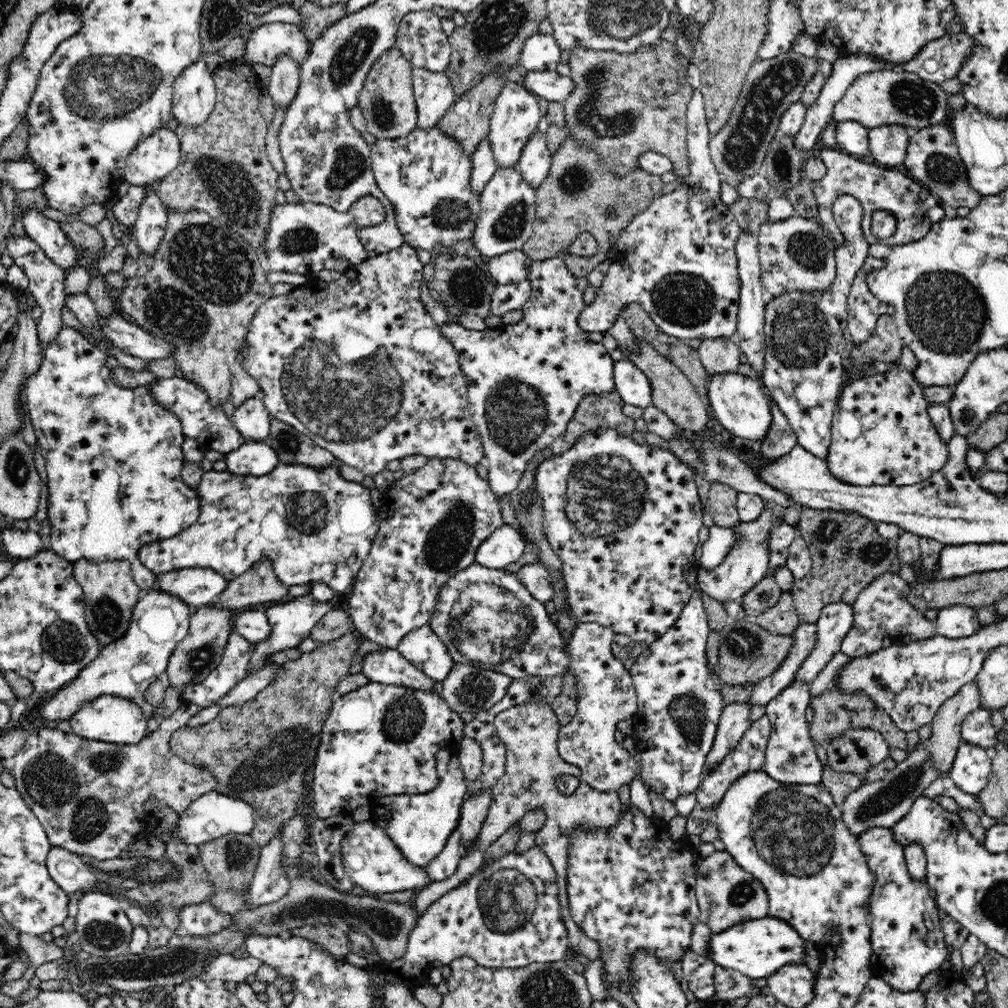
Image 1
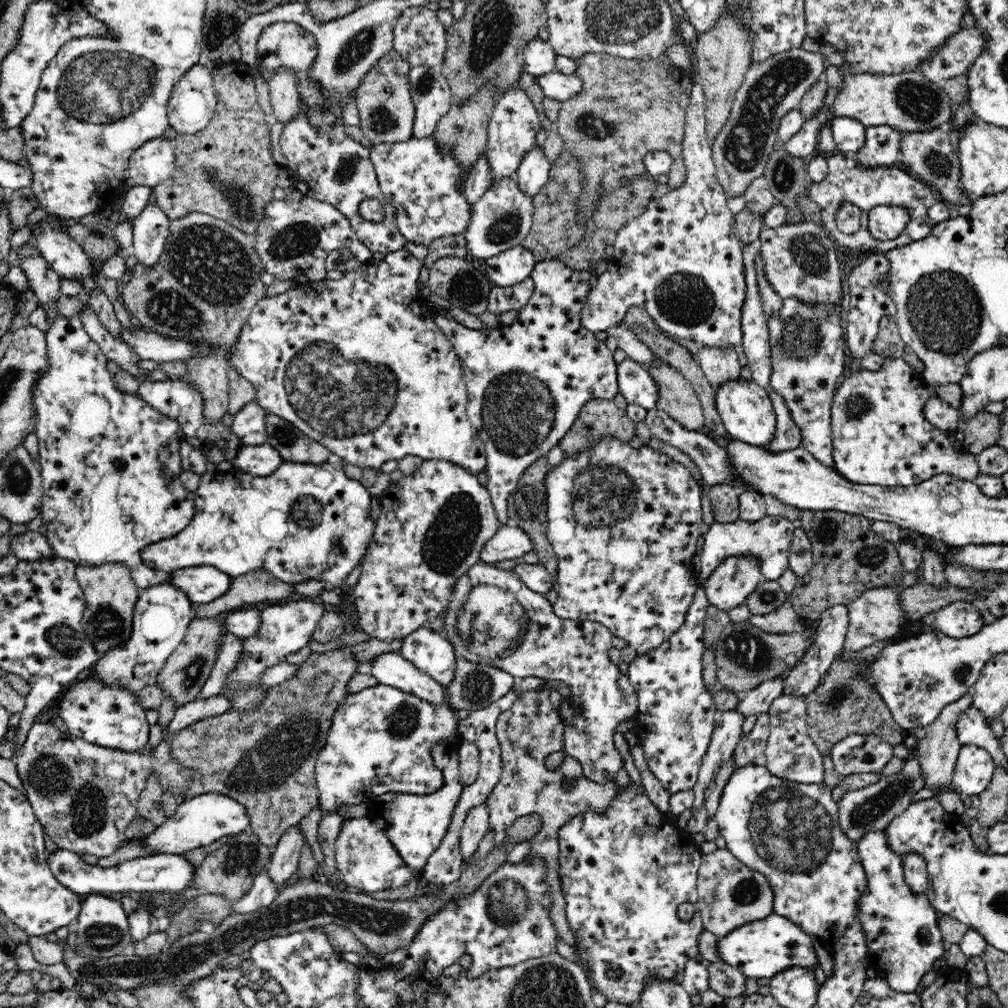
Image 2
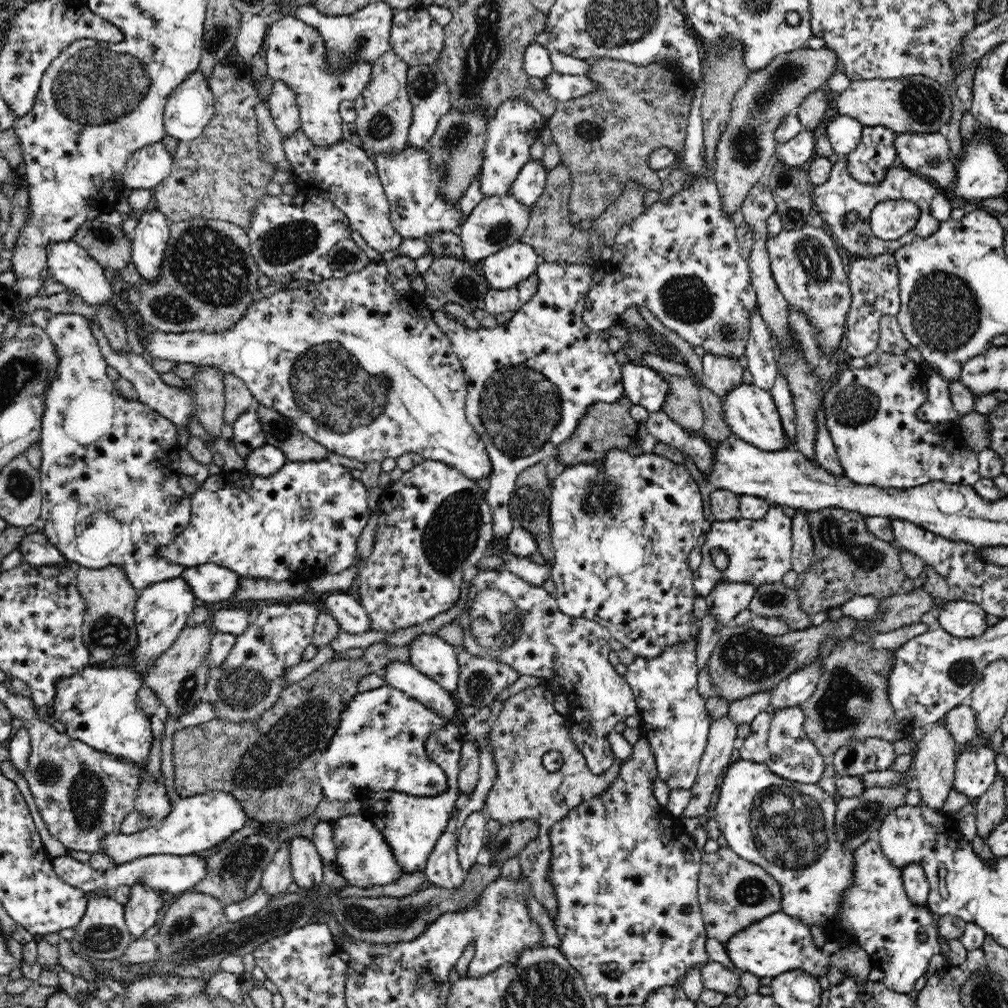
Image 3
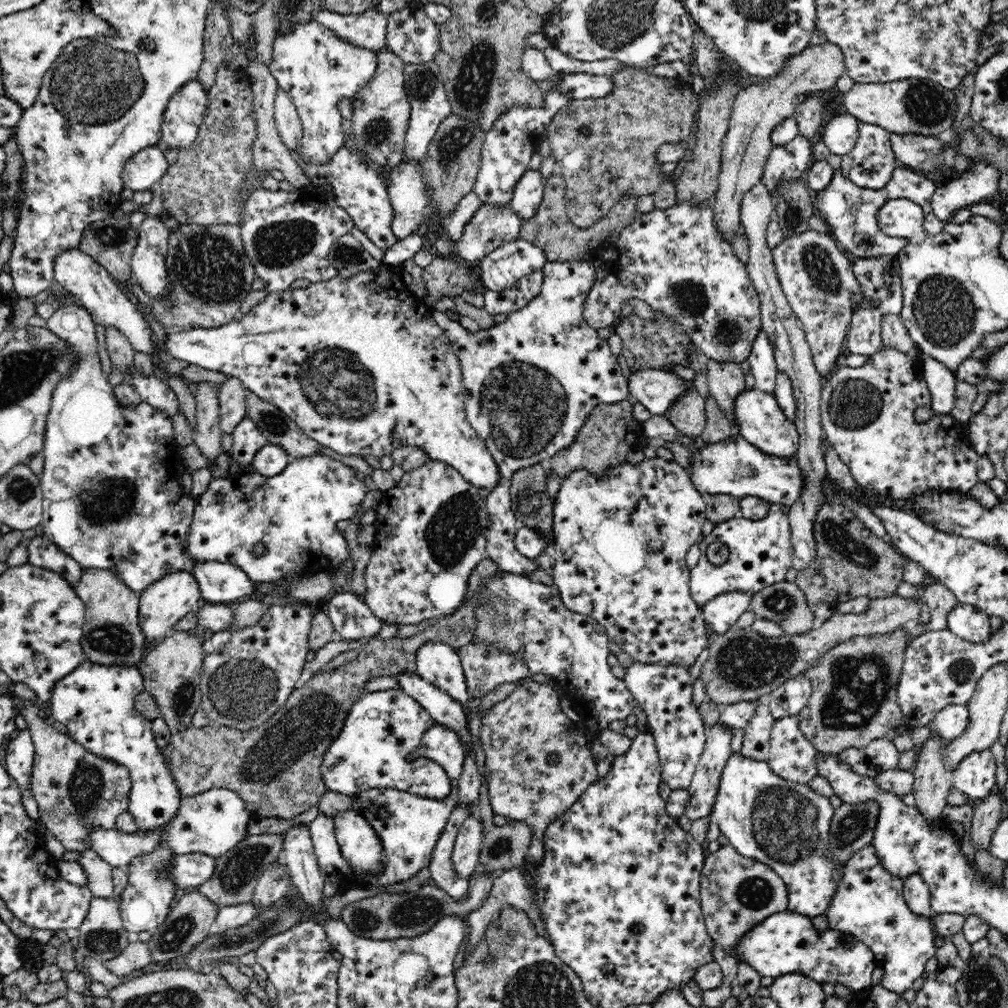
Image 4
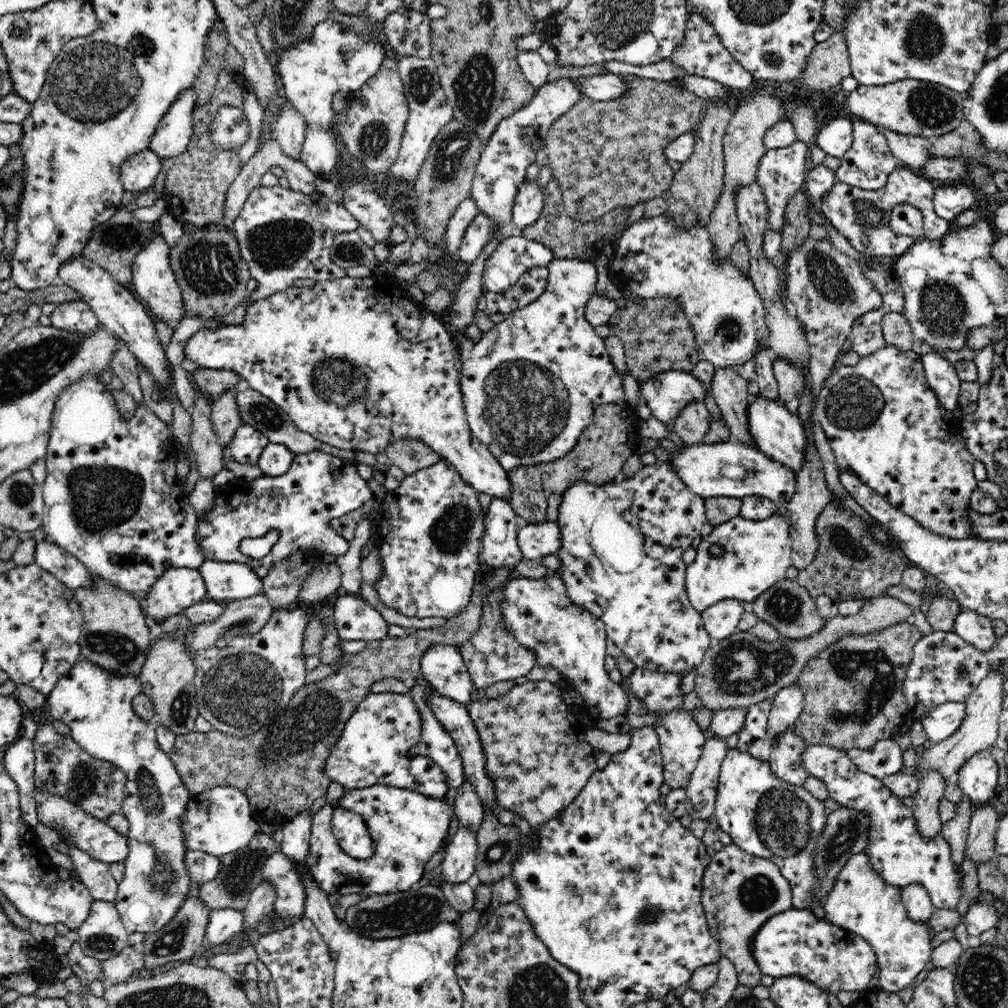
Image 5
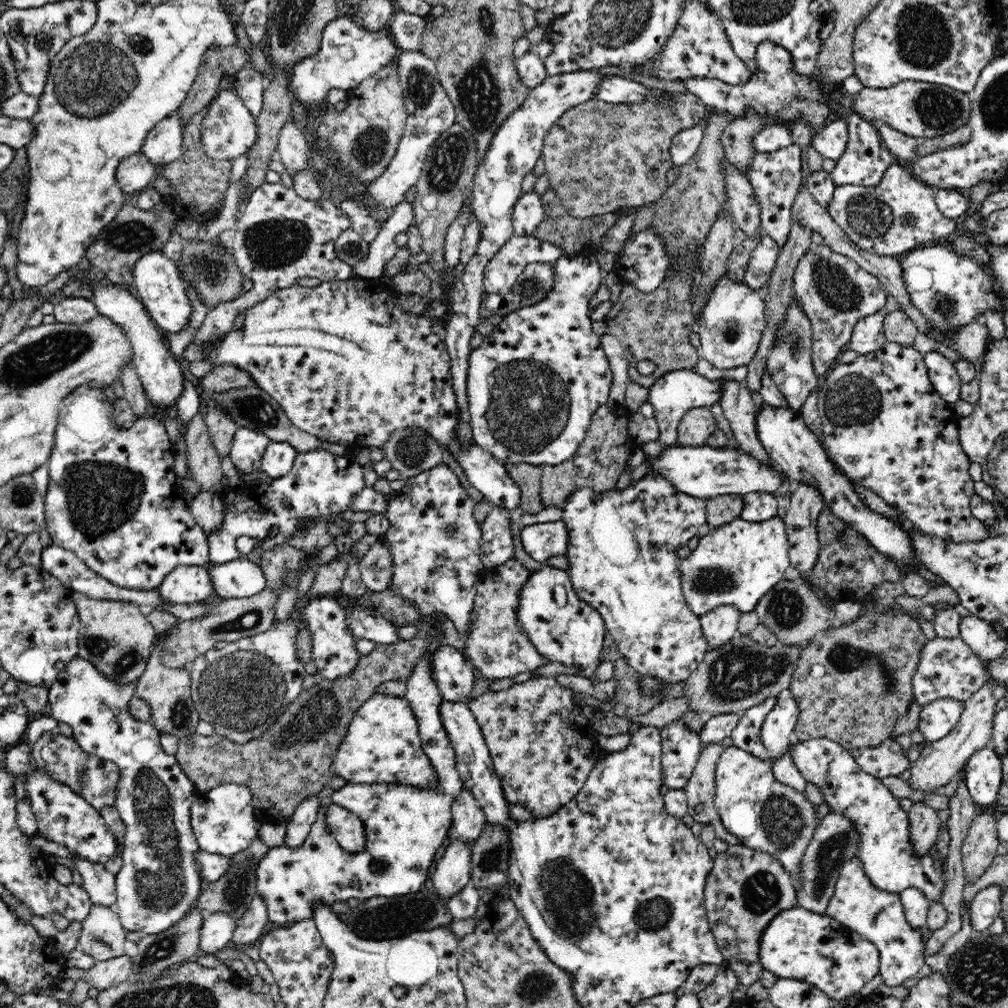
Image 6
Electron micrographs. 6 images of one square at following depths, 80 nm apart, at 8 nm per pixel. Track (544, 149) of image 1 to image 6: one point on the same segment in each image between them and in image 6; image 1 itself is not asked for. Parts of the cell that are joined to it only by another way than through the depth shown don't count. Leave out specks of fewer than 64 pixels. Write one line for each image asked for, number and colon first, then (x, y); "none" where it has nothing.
2: (533, 172)
3: (529, 184)
4: (528, 192)
5: (528, 205)
6: (528, 212)

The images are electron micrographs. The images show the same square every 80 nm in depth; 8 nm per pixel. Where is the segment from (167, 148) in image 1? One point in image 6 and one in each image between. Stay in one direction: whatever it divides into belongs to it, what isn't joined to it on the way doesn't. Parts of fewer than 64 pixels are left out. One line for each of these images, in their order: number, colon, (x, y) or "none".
2: (154, 161)
3: (148, 167)
4: (146, 168)
5: (138, 173)
6: (135, 173)

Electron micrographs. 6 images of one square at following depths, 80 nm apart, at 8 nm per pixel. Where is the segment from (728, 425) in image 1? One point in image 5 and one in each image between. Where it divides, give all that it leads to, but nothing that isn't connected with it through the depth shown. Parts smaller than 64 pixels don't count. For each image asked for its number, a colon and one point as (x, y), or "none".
2: (745, 408)
3: (750, 412)
4: (758, 418)
5: (772, 428)

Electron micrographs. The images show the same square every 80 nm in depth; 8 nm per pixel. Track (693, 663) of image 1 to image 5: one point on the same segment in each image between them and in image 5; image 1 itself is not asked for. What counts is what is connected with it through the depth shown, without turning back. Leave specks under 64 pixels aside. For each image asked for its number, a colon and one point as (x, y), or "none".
2: (675, 718)
3: (674, 718)
4: (664, 692)
5: (681, 740)

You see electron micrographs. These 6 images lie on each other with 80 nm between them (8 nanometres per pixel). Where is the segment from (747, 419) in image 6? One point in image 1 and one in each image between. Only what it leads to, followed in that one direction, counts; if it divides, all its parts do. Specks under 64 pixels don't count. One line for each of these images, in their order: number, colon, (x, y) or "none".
1: (722, 354)
2: (720, 363)
3: (720, 373)
4: (724, 380)
5: (728, 387)

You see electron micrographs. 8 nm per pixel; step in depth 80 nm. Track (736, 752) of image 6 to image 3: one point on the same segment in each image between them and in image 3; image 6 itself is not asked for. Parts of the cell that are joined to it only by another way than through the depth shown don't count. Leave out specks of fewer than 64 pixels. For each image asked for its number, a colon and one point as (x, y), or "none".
3: (788, 828)
4: (786, 825)
5: (766, 817)

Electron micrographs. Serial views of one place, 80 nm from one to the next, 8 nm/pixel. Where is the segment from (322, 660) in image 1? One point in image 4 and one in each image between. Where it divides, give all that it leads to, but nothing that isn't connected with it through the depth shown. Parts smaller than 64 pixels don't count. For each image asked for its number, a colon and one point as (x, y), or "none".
2: (265, 758)
3: (268, 764)
4: (275, 768)

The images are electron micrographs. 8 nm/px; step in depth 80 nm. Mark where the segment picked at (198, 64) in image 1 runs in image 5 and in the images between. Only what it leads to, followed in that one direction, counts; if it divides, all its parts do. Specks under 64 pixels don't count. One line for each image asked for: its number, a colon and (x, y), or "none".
2: (193, 102)
3: (189, 109)
4: (186, 111)
5: (173, 136)

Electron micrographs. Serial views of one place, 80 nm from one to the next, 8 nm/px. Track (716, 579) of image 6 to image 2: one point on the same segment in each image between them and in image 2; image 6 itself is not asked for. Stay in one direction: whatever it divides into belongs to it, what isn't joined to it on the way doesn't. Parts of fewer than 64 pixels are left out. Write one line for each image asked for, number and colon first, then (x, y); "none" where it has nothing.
2: (769, 538)
3: (760, 551)
4: (761, 551)
5: (757, 553)

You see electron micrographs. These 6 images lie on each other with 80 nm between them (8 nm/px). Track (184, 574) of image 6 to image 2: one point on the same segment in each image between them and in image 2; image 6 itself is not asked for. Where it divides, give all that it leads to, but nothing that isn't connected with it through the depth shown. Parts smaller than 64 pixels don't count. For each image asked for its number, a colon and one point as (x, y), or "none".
2: (162, 615)
3: (161, 613)
4: (163, 604)
5: (178, 589)

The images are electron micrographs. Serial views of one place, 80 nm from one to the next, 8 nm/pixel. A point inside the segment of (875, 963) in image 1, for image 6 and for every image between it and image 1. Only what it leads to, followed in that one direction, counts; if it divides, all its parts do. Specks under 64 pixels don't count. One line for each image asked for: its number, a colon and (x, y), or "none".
2: (904, 939)
3: (900, 937)
4: (869, 903)
5: (861, 901)
6: (877, 915)

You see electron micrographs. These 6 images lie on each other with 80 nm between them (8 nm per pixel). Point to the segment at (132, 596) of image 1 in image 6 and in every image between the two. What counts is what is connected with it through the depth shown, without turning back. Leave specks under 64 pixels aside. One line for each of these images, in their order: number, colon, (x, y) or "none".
2: (110, 593)
3: (109, 628)
4: (111, 636)
5: (115, 636)
6: (116, 637)

